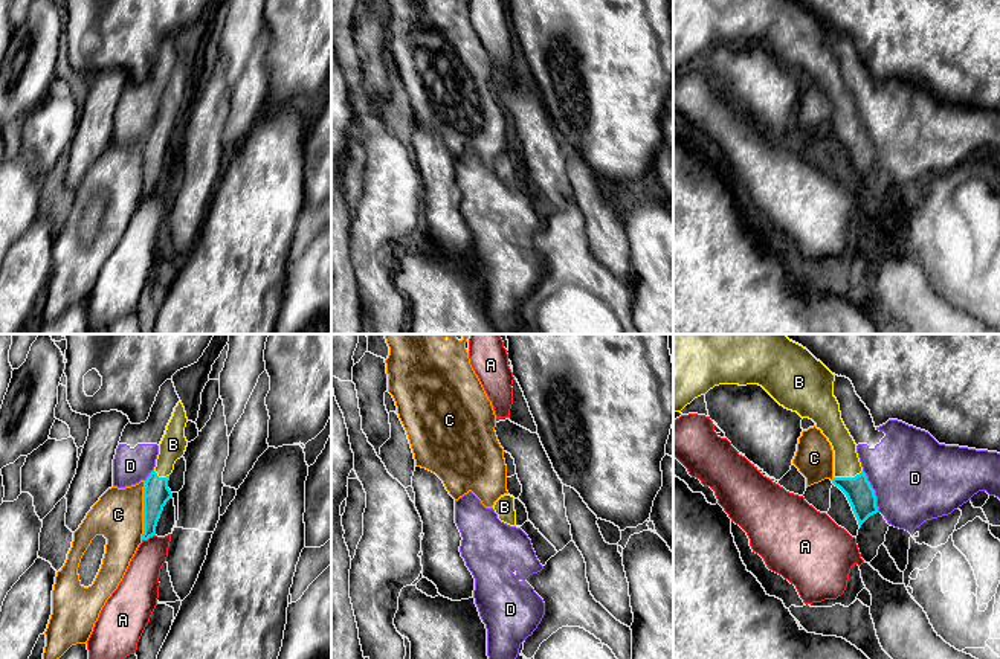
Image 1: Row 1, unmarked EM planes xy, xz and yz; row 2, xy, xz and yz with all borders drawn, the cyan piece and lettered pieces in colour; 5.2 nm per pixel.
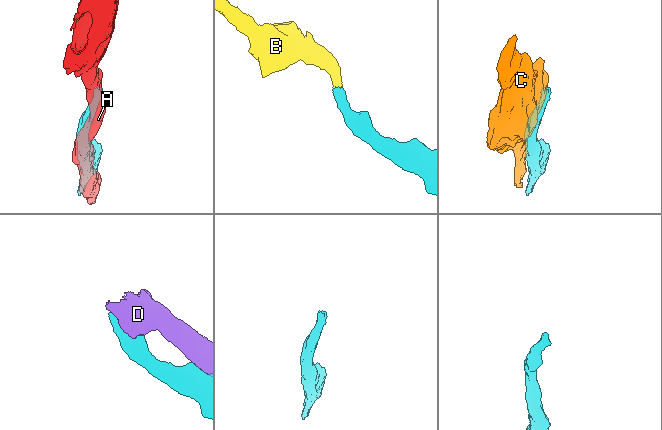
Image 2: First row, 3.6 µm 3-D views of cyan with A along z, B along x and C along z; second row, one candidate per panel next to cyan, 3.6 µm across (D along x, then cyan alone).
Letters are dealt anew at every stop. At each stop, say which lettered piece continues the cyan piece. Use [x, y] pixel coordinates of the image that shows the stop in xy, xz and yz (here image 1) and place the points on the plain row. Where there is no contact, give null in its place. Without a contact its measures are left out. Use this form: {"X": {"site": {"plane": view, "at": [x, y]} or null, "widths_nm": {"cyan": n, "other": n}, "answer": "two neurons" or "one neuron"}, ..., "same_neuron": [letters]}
{"A": {"site": {"plane": "xy", "at": [148, 196]}, "widths_nm": {"cyan": 140, "other": 190}, "answer": "two neurons"}, "B": {"site": {"plane": "yz", "at": [848, 136]}, "widths_nm": {"cyan": 140, "other": 140}, "answer": "one neuron"}, "C": {"site": {"plane": "xy", "at": [144, 168]}, "widths_nm": {"cyan": 140, "other": 260}, "answer": "two neurons"}, "D": {"site": {"plane": "yz", "at": [874, 150]}, "widths_nm": {"cyan": 140, "other": 440}, "answer": "two neurons"}, "same_neuron": ["B"]}

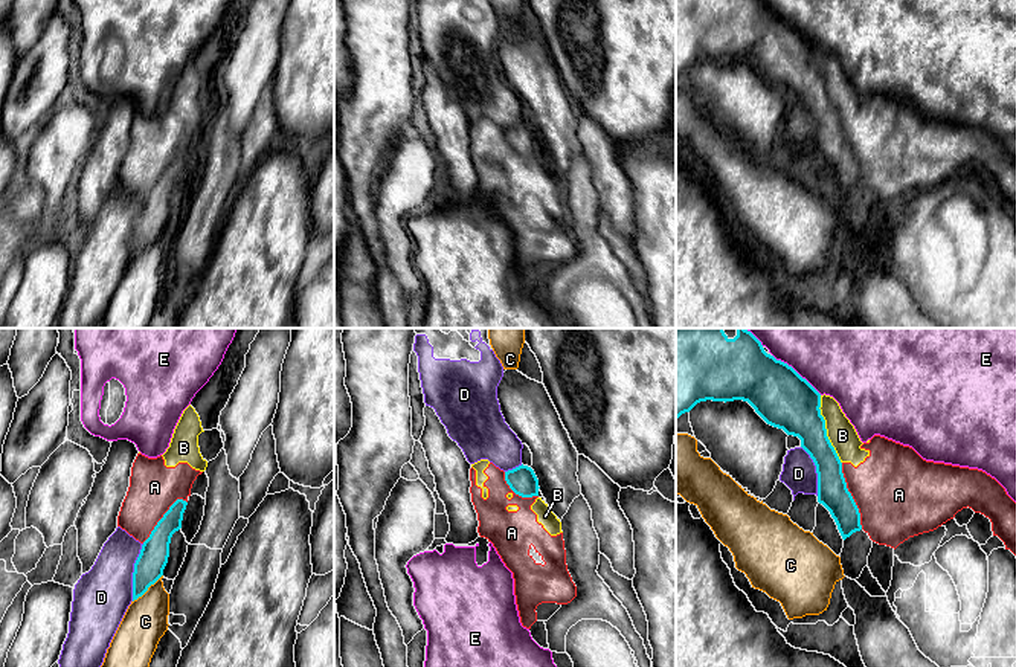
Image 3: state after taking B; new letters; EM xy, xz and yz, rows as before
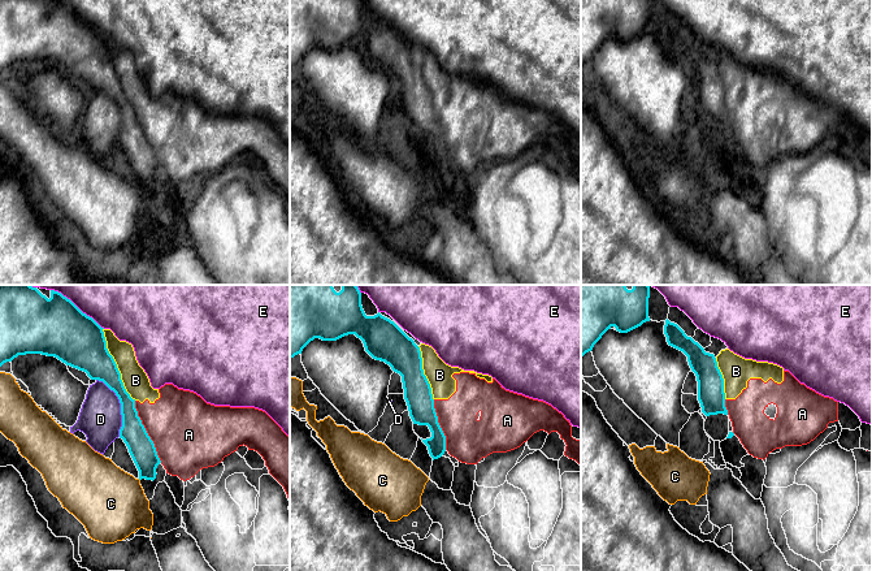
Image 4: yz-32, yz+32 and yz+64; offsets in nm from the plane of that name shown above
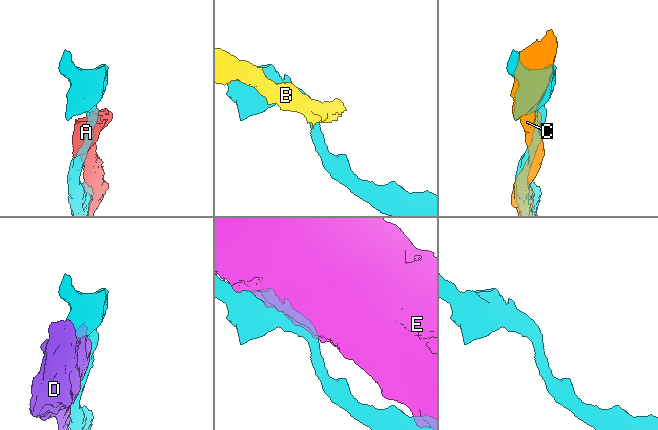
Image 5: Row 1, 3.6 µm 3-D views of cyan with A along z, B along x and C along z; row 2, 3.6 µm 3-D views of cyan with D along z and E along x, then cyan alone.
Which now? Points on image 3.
{"A": {"site": {"plane": "yz", "at": [852, 154]}, "widths_nm": {"cyan": 160, "other": 460}, "answer": "two neurons"}, "B": {"site": {"plane": "yz", "at": [826, 87]}, "widths_nm": {"cyan": 300, "other": 150}, "answer": "two neurons"}, "C": {"site": {"plane": "xy", "at": [147, 248]}, "widths_nm": {"cyan": 160, "other": 240}, "answer": "two neurons"}, "D": {"site": {"plane": "xy", "at": [133, 231]}, "widths_nm": {"cyan": 160, "other": 300}, "answer": "two neurons"}, "E": {"site": {"plane": "yz", "at": [795, 29]}, "widths_nm": {"cyan": 300, "other": 300}, "answer": "two neurons"}, "same_neuron": []}

